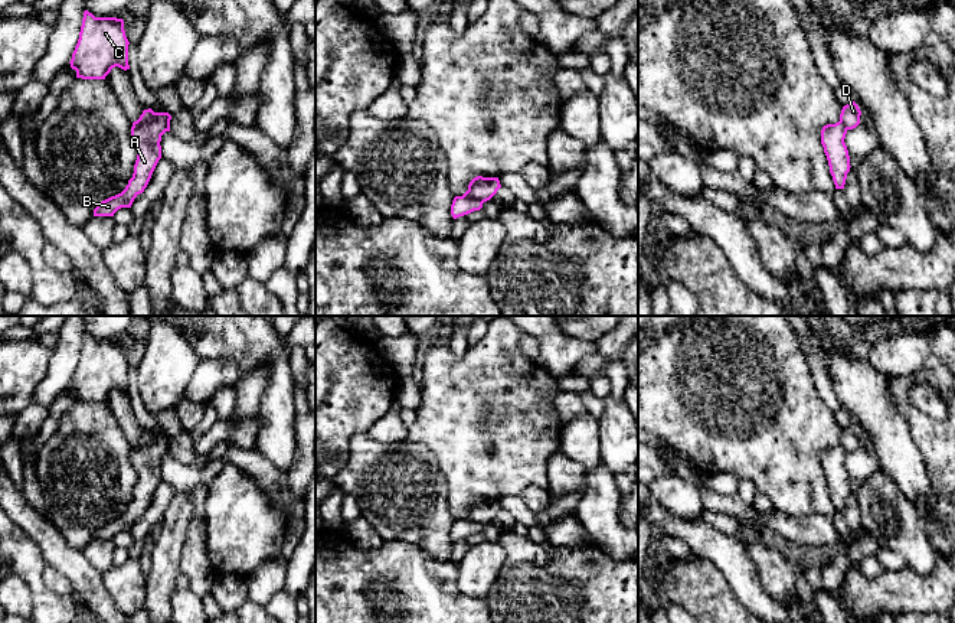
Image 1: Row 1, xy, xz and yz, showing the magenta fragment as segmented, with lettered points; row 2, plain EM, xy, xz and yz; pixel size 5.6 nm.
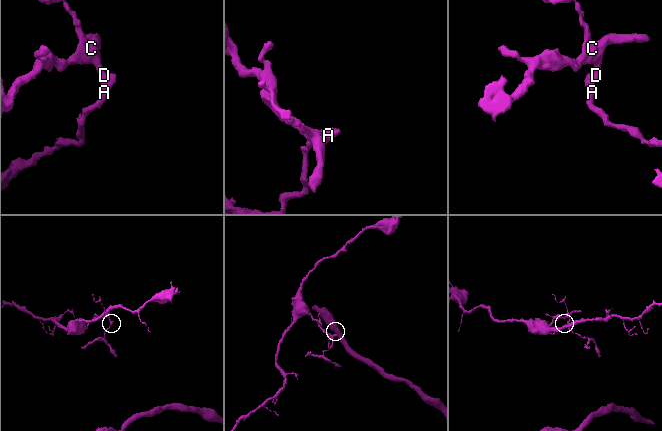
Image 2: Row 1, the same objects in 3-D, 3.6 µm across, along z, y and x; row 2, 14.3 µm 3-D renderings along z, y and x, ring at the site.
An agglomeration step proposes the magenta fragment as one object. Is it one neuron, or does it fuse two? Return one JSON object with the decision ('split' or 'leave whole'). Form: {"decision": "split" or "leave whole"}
{"decision": "split"}

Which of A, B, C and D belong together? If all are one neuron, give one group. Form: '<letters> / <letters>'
A B / C D

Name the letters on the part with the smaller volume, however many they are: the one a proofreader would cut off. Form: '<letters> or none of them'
A, B

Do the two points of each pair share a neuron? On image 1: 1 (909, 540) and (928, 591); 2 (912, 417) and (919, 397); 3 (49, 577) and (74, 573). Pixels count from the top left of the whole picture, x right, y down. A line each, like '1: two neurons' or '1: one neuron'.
1: two neurons
2: two neurons
3: two neurons

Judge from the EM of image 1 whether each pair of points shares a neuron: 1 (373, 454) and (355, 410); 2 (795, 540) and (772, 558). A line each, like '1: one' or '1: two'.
1: two
2: two

